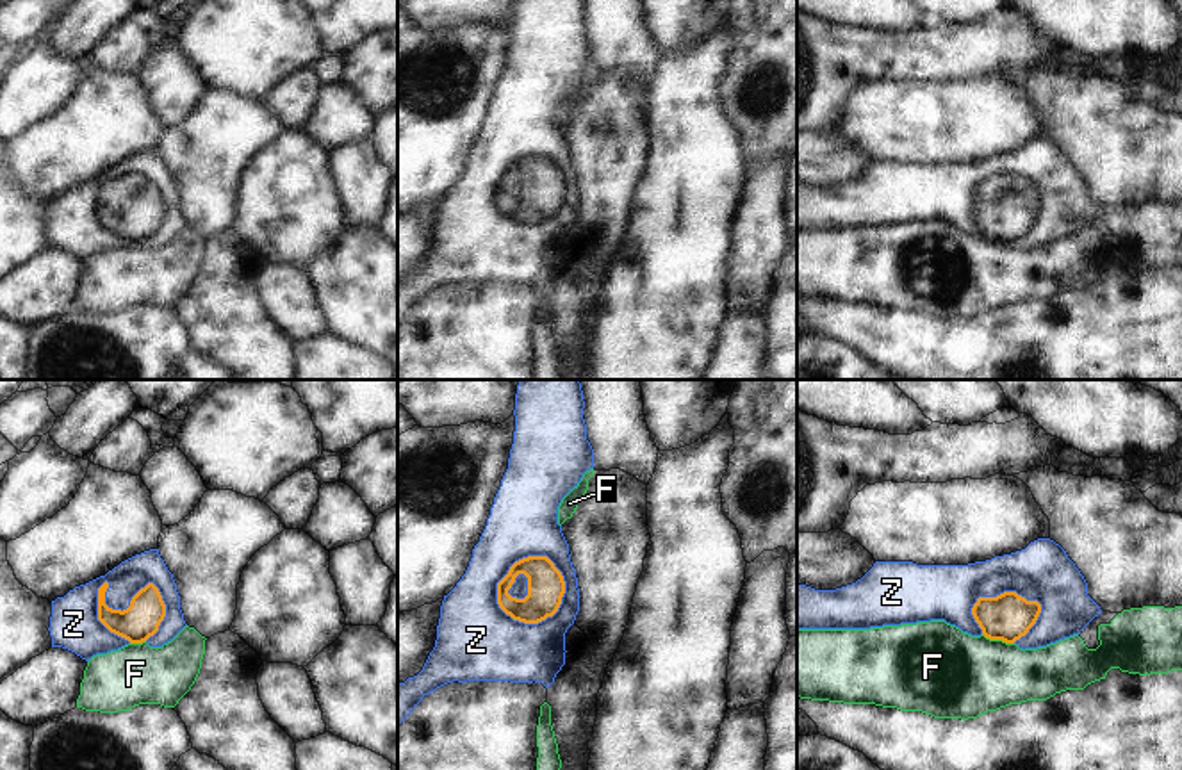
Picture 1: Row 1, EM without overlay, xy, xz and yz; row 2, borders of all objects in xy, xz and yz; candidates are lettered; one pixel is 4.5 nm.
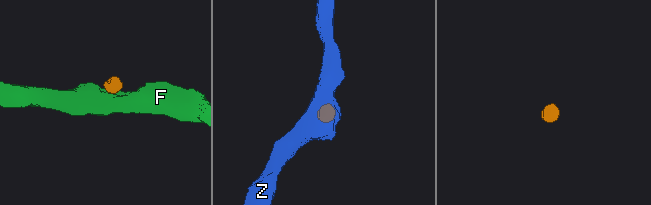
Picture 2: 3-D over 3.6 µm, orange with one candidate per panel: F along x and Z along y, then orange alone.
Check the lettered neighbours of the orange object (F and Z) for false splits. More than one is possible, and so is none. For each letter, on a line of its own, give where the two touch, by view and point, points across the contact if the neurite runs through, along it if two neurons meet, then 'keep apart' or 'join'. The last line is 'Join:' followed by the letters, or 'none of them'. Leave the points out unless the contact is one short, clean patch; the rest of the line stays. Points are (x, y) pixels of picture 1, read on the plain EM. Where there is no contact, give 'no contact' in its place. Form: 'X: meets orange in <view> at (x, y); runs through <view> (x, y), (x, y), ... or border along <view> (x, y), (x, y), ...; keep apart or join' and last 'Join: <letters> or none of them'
F: meets orange in yz at (999, 239); border along yz (983, 234), (993, 241), (1013, 245); keep apart
Z: meets orange in xy at (131, 202); join
Join: Z

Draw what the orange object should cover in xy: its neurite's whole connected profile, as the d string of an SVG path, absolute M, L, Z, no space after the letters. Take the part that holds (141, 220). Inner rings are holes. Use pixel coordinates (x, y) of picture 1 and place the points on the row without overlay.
M150 150L52 201L48 232L52 248L89 262L128 244L162 248L185 226L173 175Z

